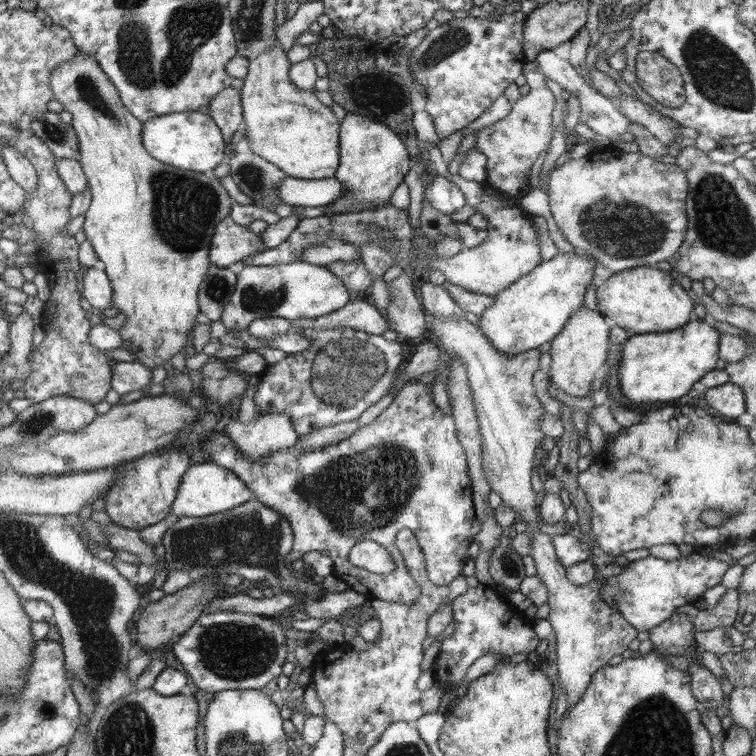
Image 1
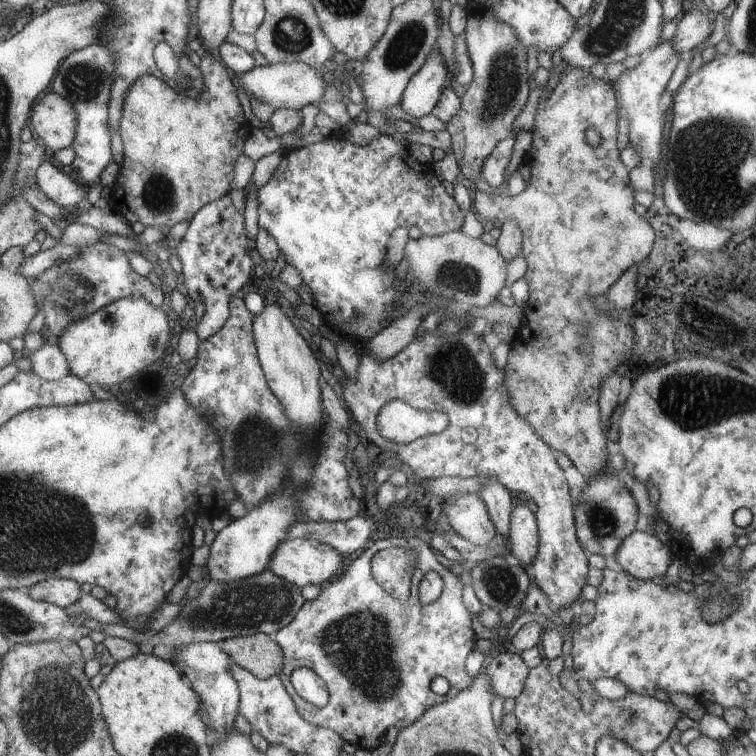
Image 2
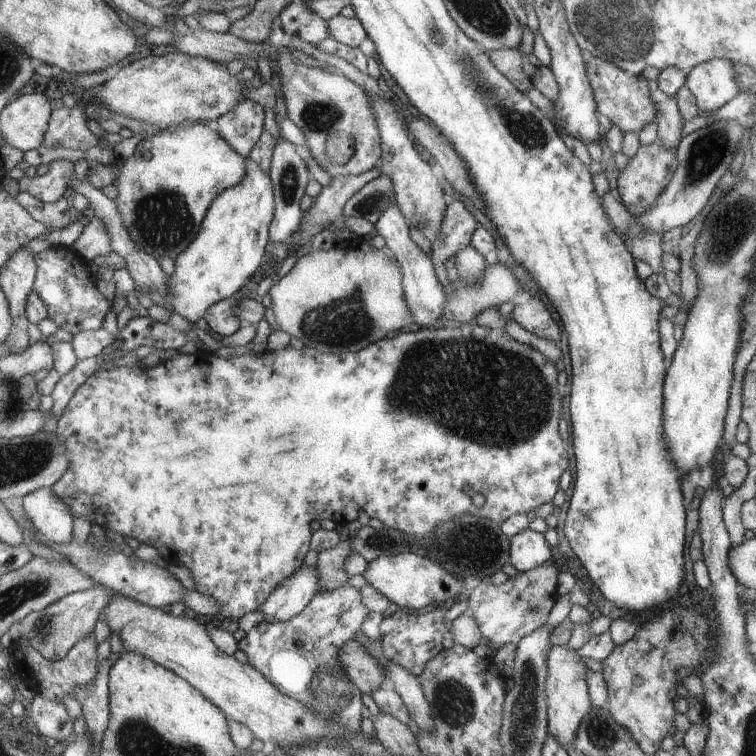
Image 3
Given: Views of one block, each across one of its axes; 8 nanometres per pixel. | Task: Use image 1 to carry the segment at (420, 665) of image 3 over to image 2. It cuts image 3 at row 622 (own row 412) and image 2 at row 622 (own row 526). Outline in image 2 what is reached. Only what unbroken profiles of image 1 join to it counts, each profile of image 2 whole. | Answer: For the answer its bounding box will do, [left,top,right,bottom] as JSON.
[269,533,475,750]

